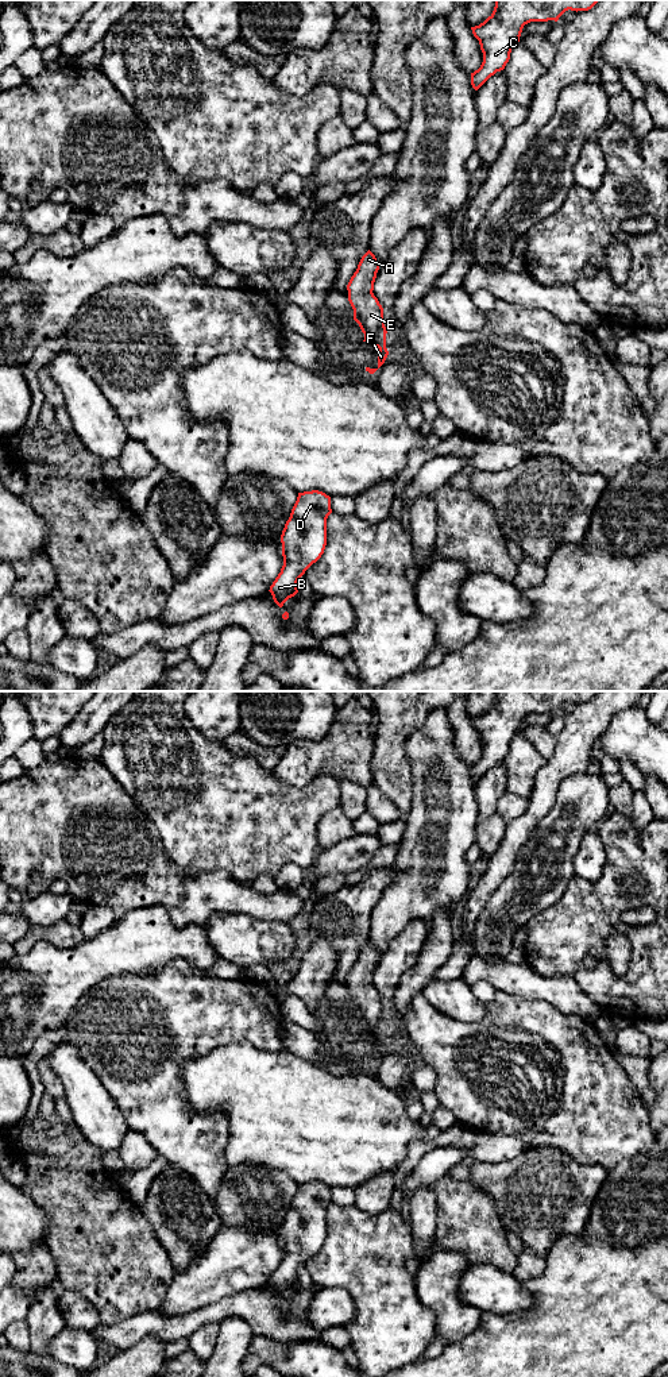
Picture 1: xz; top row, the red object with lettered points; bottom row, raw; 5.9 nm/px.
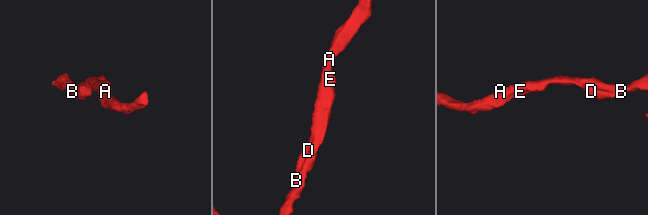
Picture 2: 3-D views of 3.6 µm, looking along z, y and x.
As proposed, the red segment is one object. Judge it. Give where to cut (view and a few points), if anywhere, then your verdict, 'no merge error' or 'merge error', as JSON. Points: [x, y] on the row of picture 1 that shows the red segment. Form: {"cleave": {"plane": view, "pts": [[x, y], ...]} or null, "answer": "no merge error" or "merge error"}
{"cleave": null, "answer": "no merge error"}

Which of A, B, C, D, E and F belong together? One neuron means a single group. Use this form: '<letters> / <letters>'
A B C D E F

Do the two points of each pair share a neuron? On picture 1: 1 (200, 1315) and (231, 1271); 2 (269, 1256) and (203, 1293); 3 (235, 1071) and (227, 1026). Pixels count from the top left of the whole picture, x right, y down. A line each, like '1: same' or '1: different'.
1: different
2: same
3: different

